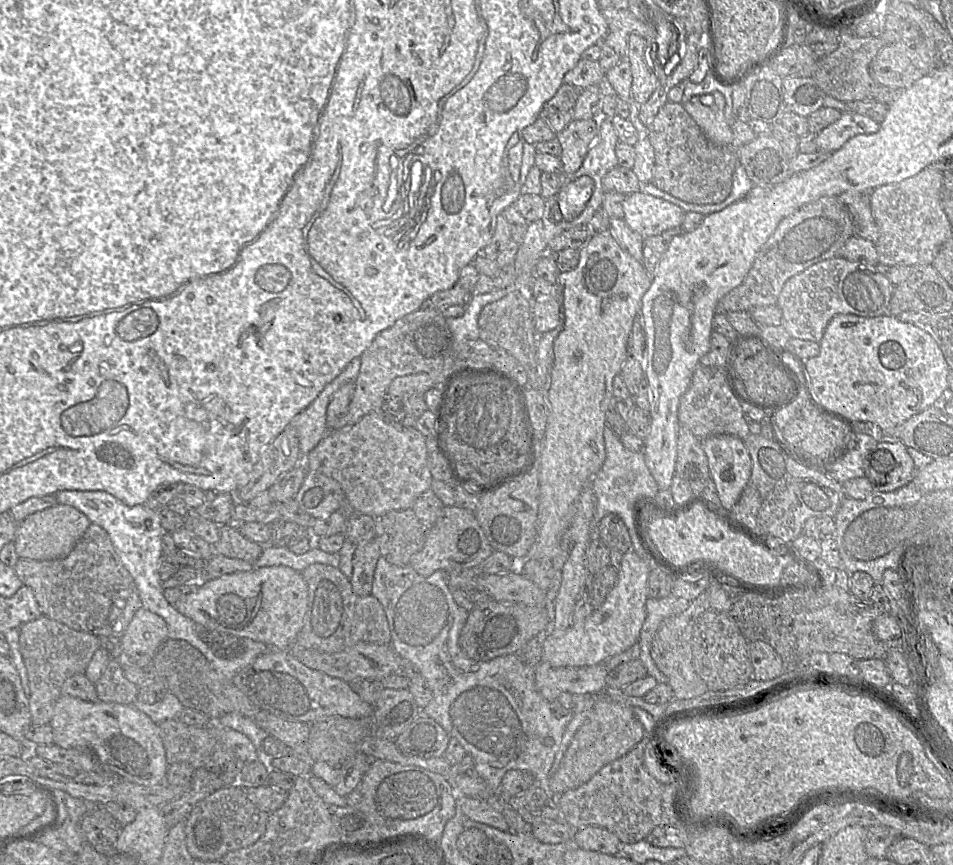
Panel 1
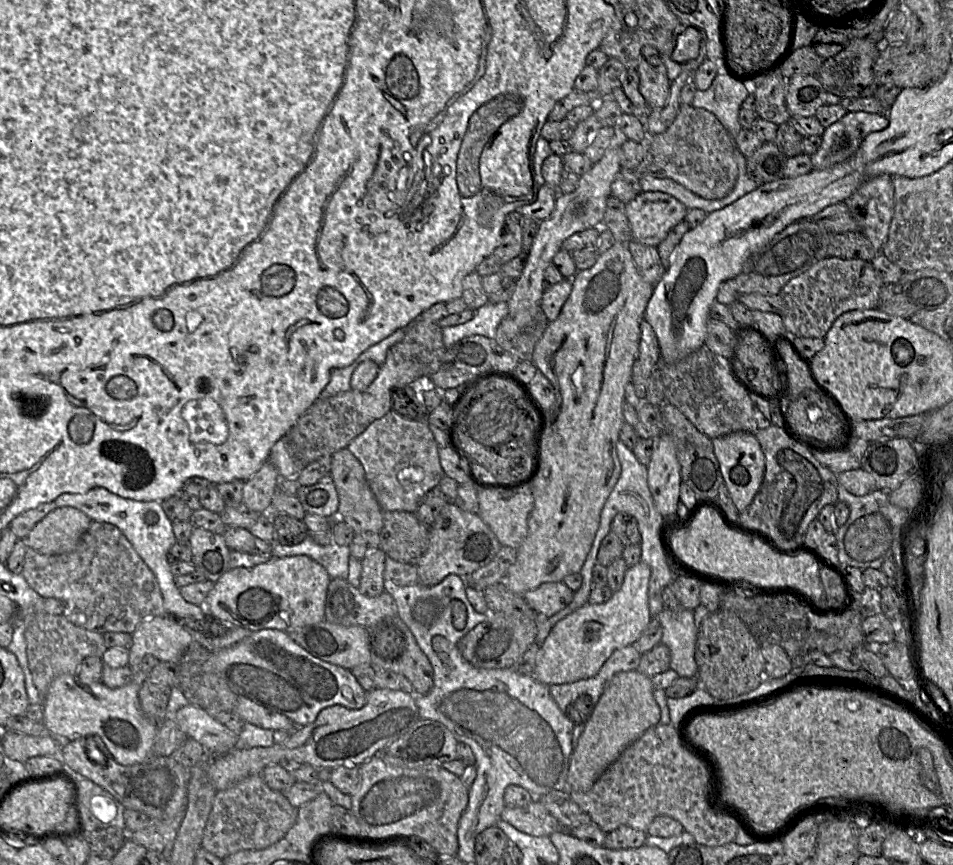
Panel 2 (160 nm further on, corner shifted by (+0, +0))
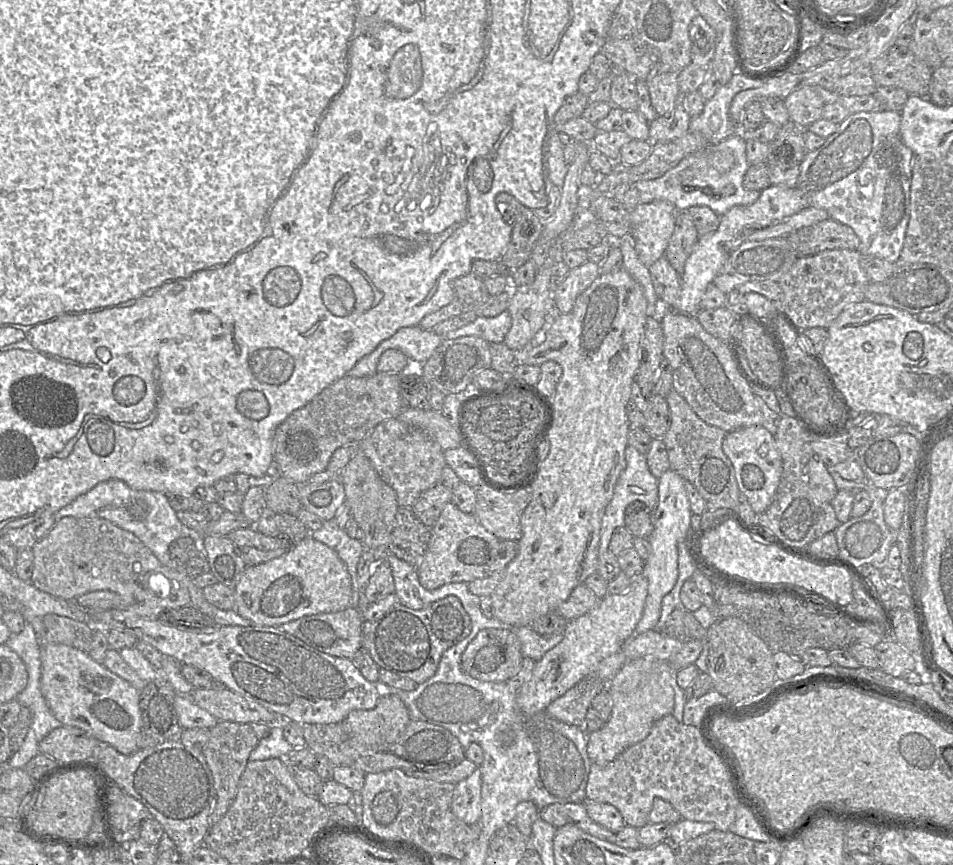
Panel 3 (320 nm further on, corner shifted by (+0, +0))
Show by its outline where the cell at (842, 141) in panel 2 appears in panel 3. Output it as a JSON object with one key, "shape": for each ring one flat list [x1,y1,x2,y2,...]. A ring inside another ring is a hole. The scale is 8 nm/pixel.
{"shape":[[895,111,859,112,849,115,823,146,808,152,800,164,797,187,808,199,808,206,827,211,830,219,853,229,860,239,861,256,875,256,897,263,910,218,910,187,913,152,900,136,901,114]]}

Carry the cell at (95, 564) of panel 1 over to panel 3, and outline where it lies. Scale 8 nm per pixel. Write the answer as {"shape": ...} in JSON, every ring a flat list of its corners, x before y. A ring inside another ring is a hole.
{"shape":[[64,517,32,546,33,572,30,582,39,590,66,601,79,595,108,590,123,598,123,609,145,618,159,618,168,609,191,605,189,581,183,567,170,568,163,565,151,550,132,532,98,517]]}

